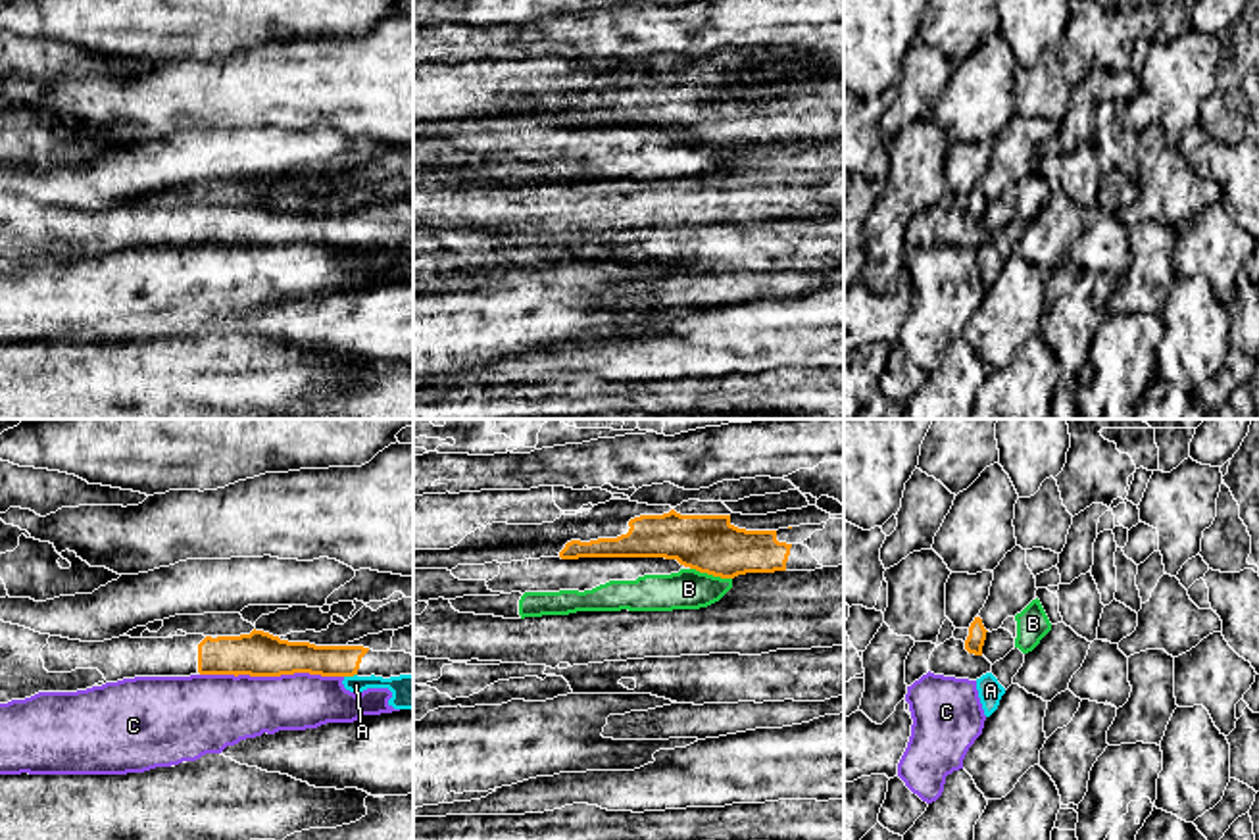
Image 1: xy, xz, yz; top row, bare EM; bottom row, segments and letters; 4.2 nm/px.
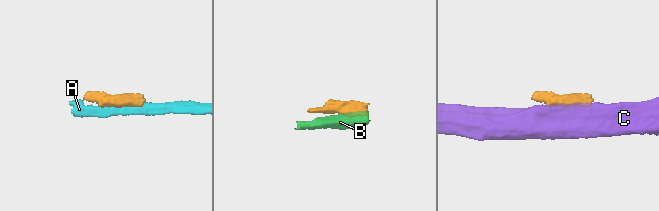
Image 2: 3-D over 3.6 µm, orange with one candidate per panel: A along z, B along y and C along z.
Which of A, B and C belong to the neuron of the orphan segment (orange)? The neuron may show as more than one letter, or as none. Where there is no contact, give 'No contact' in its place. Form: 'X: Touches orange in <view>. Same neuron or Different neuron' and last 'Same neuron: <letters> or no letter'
A: Touches orange in xy. Different neuron
B: Touches orange in xz. Different neuron
C: Touches orange in xy. Different neuron
Same neuron: no letter

